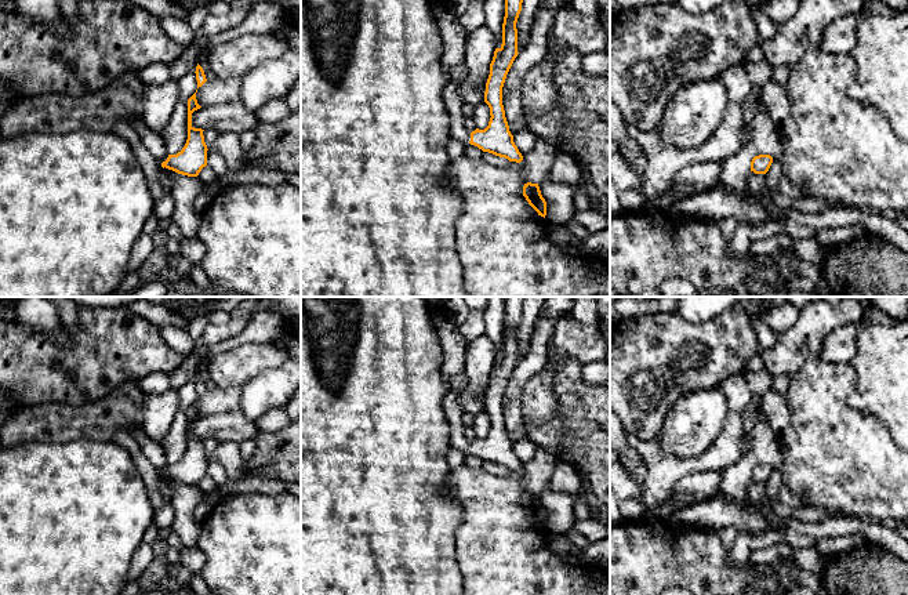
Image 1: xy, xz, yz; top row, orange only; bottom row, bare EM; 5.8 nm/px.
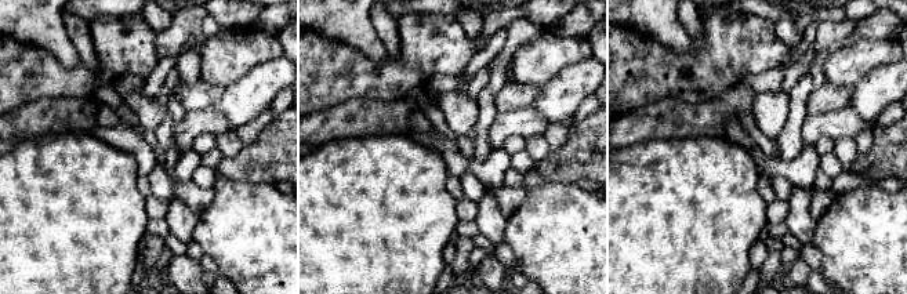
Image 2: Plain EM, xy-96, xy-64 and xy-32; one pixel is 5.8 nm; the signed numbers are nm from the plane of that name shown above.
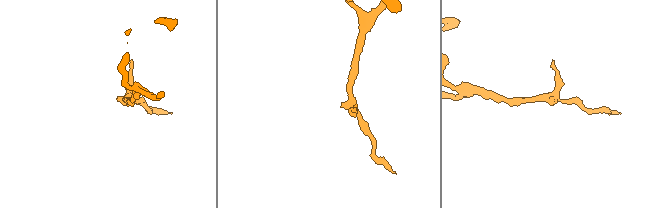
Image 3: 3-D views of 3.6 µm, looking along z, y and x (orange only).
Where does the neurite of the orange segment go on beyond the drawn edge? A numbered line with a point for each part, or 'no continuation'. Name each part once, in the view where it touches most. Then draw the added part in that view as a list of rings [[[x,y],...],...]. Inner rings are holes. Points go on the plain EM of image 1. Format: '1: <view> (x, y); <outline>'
1: xz (453, 409); [[[453,389],[444,403],[444,414],[450,425],[450,445],[462,453],[469,453],[471,442],[465,438],[465,427],[462,425],[464,409],[460,403],[462,389]]]

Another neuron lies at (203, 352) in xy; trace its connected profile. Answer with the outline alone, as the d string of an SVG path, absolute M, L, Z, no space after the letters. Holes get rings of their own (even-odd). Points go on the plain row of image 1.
M197 345L196 351L197 351L197 355L199 355L199 359L200 359L200 363L197 366L197 373L203 377L206 388L214 389L215 385L211 381L210 374L207 373L207 364L210 362L210 348L203 347L203 345Z

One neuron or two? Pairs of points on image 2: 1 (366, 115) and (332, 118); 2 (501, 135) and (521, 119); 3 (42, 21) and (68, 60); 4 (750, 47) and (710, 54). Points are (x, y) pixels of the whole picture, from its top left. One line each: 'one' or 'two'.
1: one
2: one
3: one
4: one

